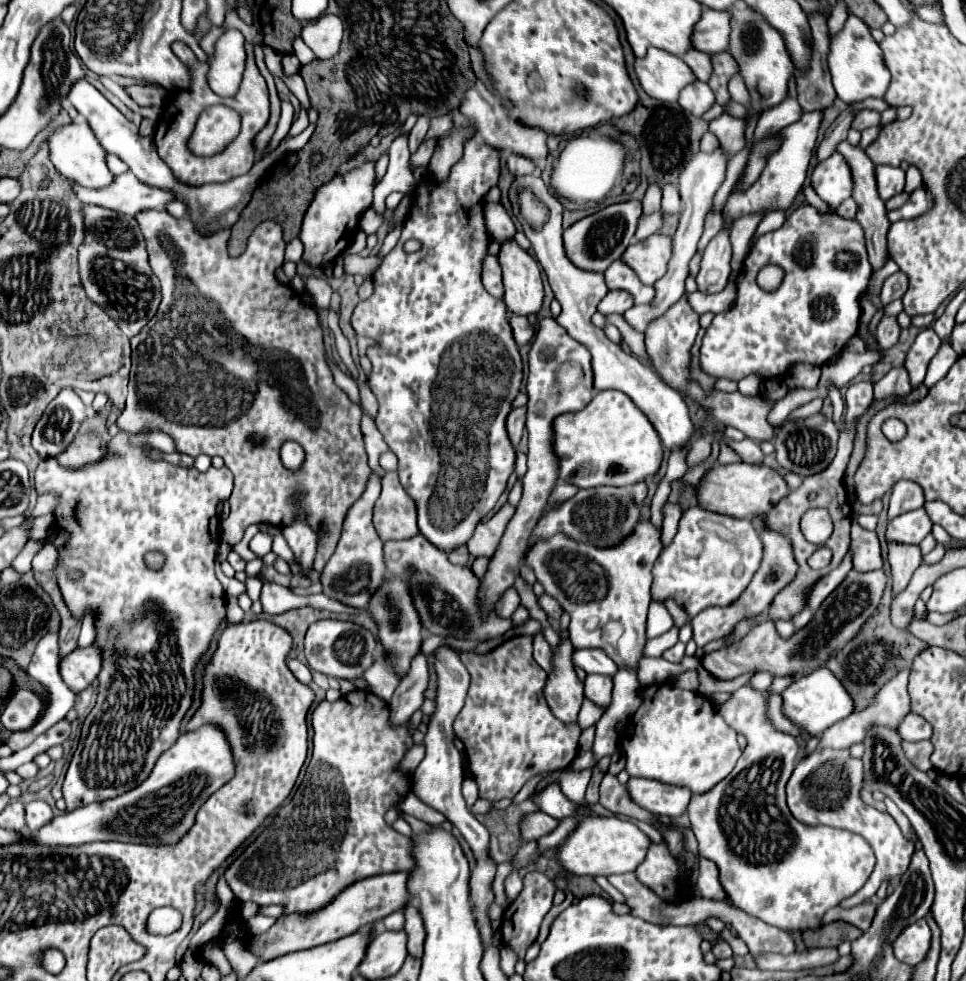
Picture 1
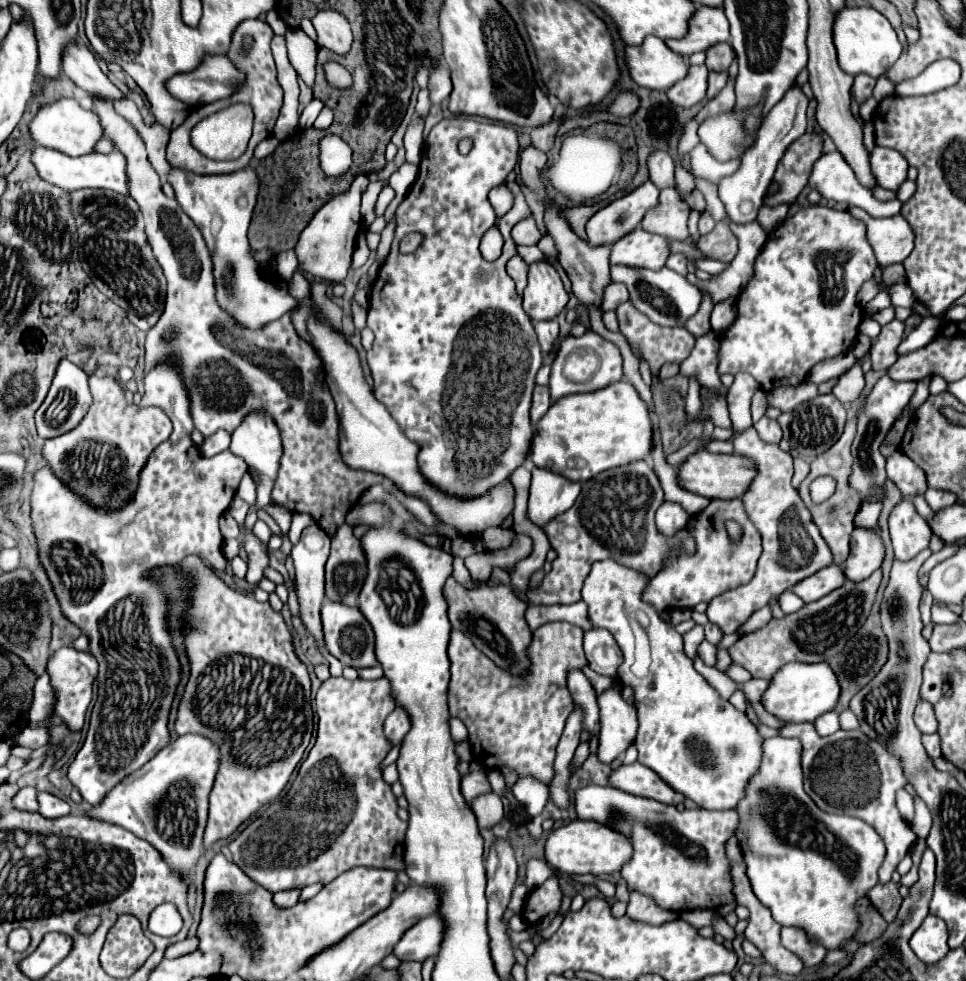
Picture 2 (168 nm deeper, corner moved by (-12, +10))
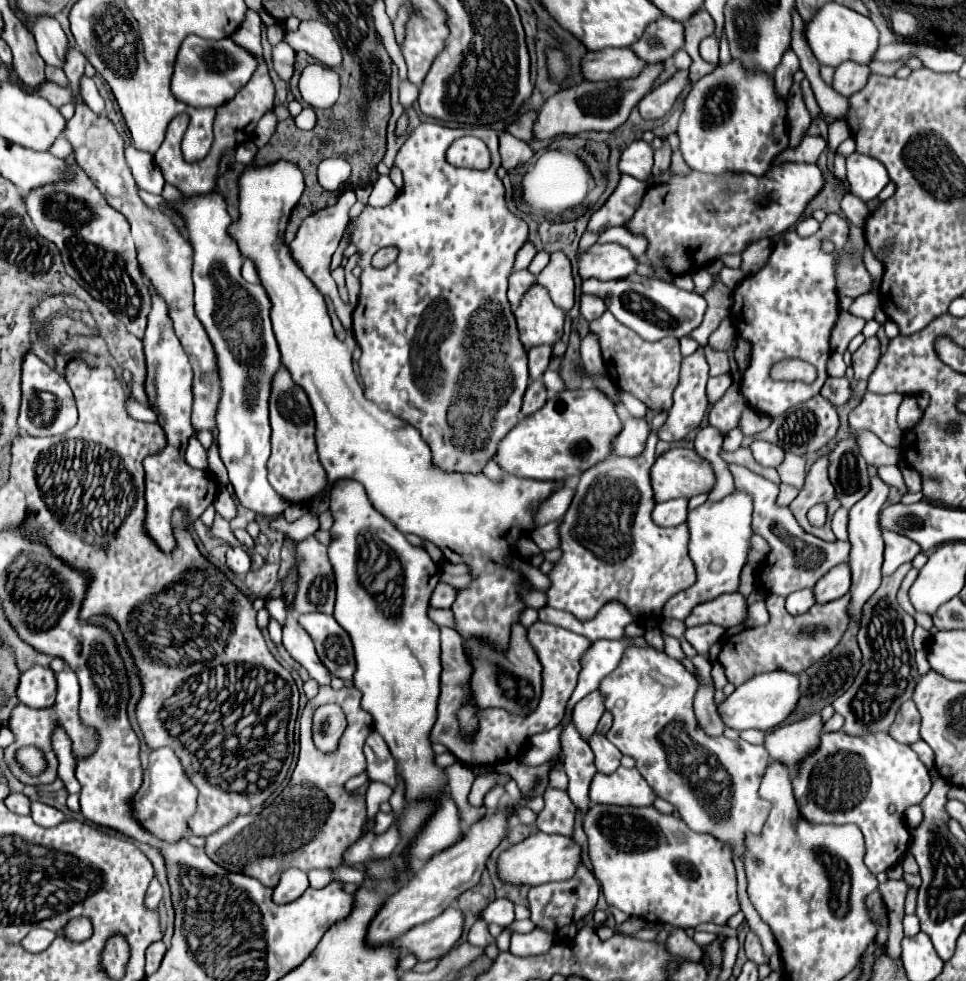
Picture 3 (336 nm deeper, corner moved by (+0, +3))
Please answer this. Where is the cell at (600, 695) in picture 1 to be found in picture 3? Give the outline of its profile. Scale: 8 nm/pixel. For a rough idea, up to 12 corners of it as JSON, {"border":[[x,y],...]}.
{"border":[[604,733],[588,739],[598,773],[620,767],[622,753]]}

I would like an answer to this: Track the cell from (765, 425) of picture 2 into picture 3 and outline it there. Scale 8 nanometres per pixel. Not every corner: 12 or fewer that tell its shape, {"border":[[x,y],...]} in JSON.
{"border":[[754,441],[754,459],[778,467],[784,451],[768,441]]}

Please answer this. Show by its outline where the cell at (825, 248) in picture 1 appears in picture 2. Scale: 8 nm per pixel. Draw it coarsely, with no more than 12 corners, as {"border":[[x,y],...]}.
{"border":[[864,222],[768,236],[718,372],[800,386],[852,348],[878,262]]}

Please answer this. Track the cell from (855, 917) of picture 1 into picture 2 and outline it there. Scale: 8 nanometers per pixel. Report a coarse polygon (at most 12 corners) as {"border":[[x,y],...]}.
{"border":[[876,884],[868,898],[886,922],[902,904],[898,884]]}

